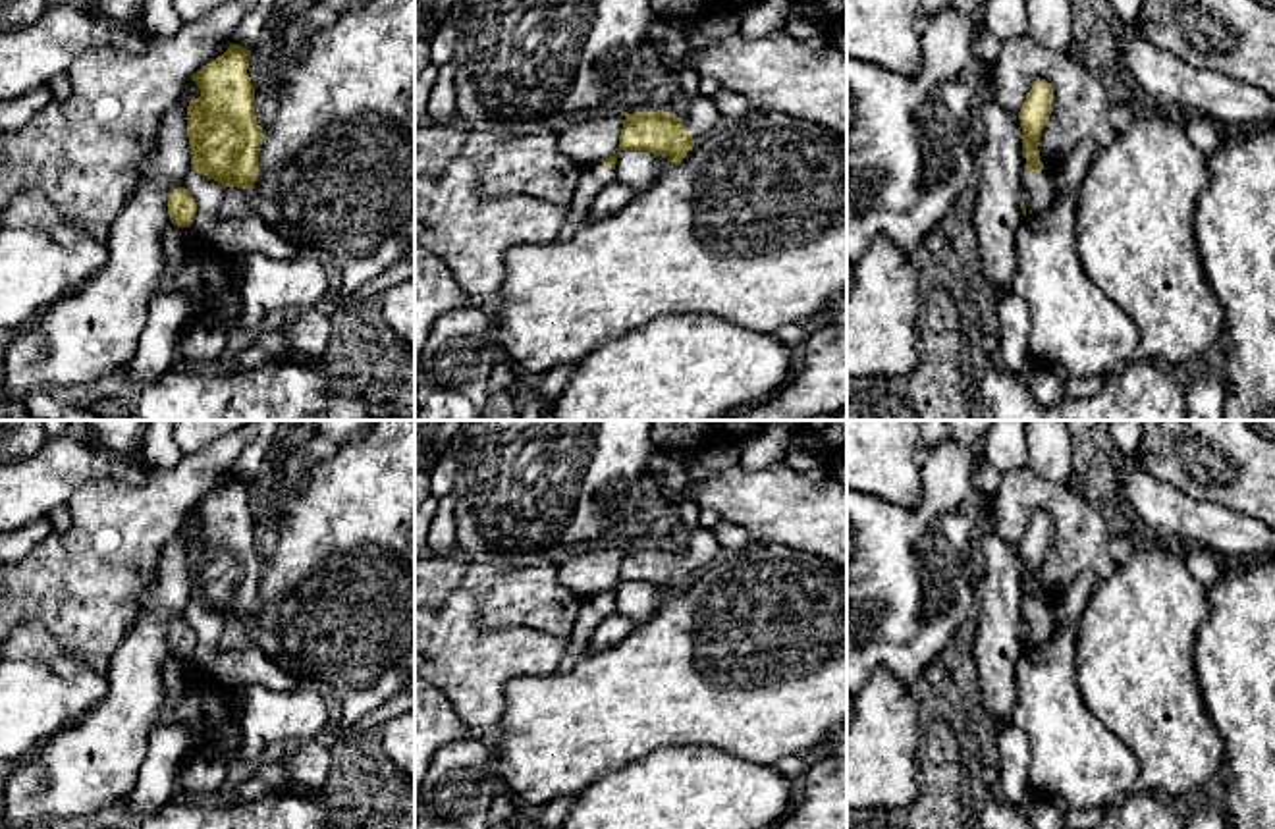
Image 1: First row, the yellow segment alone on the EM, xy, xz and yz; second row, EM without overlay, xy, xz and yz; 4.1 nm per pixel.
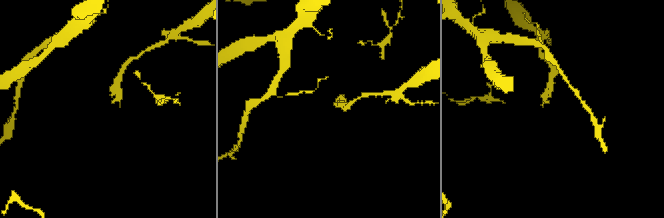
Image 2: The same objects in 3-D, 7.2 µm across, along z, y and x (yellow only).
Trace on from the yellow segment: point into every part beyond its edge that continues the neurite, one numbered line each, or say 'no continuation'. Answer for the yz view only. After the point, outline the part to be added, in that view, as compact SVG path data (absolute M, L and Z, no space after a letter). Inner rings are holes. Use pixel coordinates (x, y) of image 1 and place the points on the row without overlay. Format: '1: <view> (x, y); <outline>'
1: yz (1038, 621); M1022 588L1020 632L1026 638L1026 648L1045 642L1055 632L1055 623L1053 603L1049 600L1030 603Z

